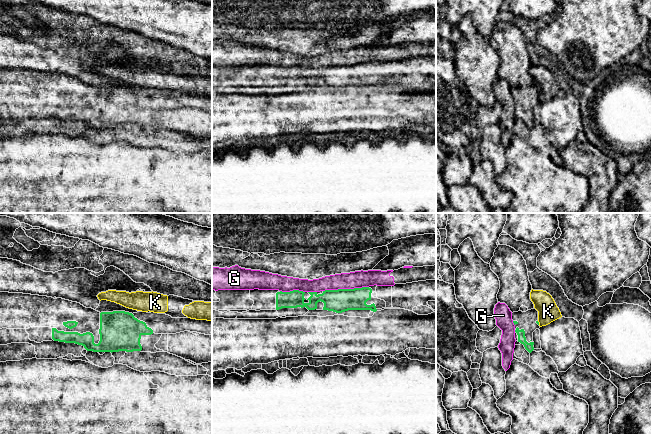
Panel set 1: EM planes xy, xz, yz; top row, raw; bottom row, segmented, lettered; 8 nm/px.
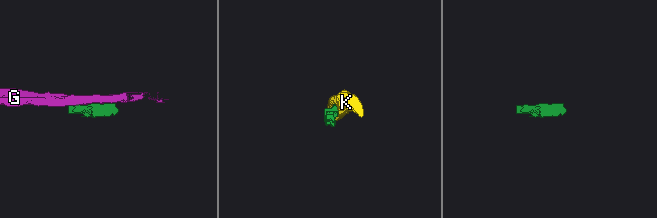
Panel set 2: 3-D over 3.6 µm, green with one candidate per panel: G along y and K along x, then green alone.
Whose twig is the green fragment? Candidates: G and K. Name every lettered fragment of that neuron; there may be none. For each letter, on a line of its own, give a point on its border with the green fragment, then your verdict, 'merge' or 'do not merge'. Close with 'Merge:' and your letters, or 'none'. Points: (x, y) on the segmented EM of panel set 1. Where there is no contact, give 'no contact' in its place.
G: contact xz (345, 289); do not merge
K: contact yz (538, 323); do not merge
Merge: none

